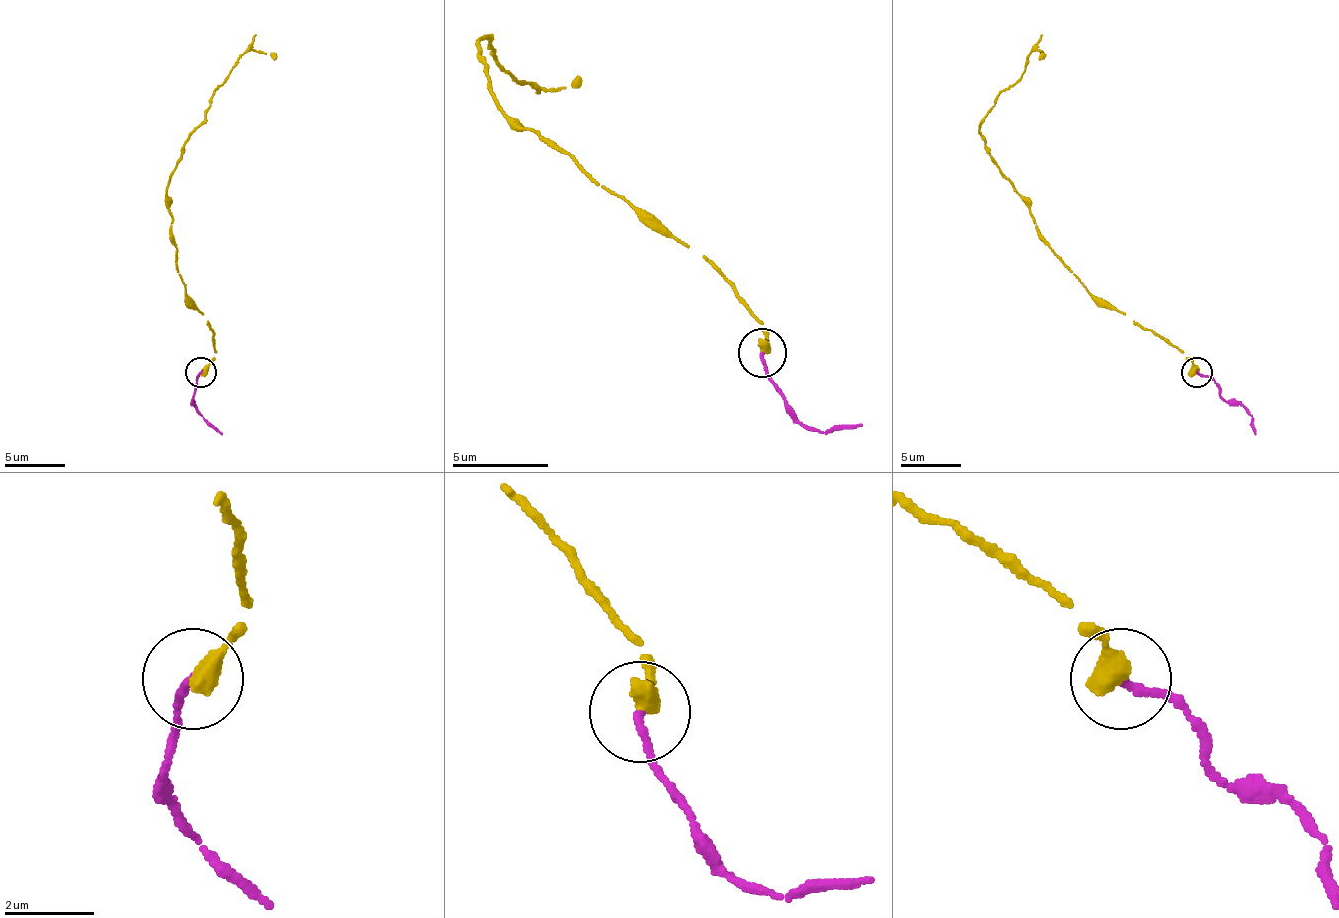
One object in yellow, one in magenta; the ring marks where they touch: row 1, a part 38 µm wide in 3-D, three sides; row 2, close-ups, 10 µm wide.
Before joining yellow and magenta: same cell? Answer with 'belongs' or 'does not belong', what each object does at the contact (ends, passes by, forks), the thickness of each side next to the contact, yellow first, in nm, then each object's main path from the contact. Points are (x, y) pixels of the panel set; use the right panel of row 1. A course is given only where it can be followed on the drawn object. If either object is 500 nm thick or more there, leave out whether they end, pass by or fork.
belongs | 500/180 nm | yellow via (1196, 371), (1087, 289), (1049, 247), (1031, 201), (979, 128), (1033, 52), (1040, 58) | magenta via (1196, 371), (1253, 417), (1255, 435)

